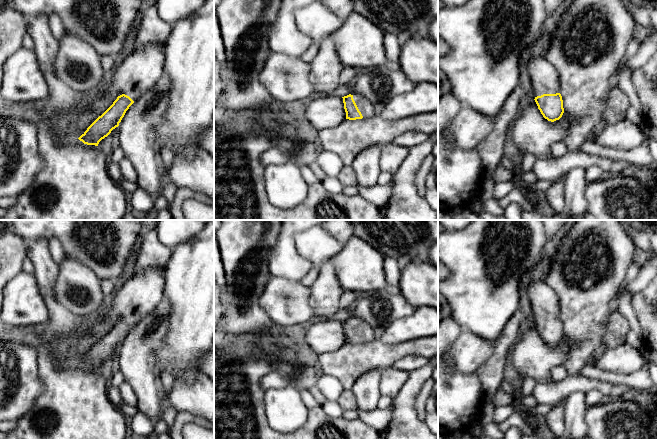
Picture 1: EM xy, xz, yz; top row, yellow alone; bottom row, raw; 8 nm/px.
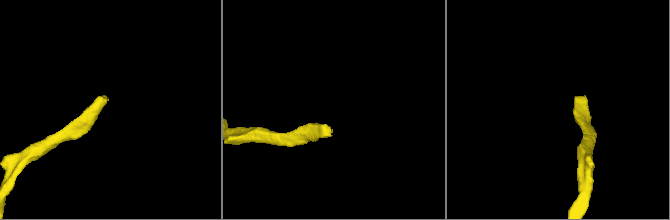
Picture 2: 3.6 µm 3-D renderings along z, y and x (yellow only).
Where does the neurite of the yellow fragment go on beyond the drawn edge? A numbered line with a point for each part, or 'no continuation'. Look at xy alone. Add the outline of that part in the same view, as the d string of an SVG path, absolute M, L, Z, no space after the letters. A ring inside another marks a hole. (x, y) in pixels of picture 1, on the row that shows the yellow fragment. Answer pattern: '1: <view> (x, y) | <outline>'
1: xy (133, 76) | M149 43L144 47L135 49L125 59L119 60L114 71L106 77L108 84L104 91L100 92L98 90L89 94L87 107L75 115L72 138L80 137L84 134L87 128L113 104L118 96L125 94L135 101L154 86L164 72L165 50L166 43Z

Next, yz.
1: yz (543, 76) | M542 55L524 61L525 77L531 83L534 97L559 93L560 81L556 68Z

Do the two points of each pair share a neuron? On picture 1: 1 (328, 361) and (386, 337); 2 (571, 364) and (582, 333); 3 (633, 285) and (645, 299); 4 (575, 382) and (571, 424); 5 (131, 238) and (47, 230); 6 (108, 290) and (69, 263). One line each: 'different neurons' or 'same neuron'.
1: different neurons
2: same neuron
3: different neurons
4: different neurons
5: same neuron
6: different neurons

